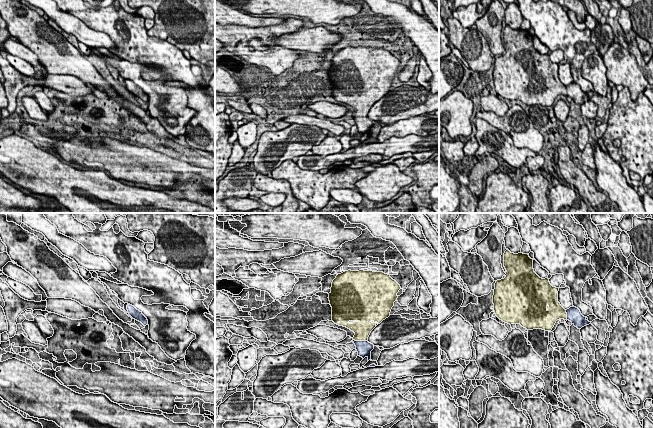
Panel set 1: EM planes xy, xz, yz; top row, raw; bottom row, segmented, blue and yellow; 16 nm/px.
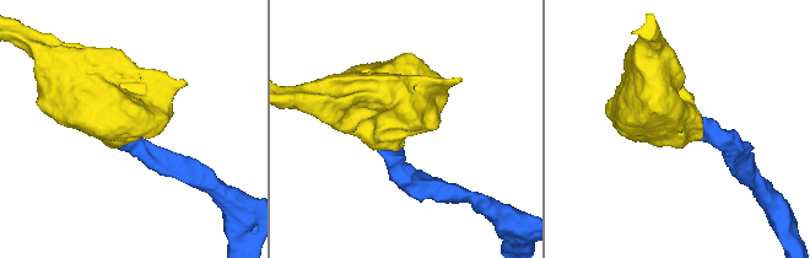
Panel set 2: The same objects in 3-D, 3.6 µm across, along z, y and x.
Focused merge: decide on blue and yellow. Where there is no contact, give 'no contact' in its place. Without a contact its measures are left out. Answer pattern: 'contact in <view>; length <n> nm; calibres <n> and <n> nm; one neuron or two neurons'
contact in xz; length 190 nm; calibres 240 and 280 nm; one neuron

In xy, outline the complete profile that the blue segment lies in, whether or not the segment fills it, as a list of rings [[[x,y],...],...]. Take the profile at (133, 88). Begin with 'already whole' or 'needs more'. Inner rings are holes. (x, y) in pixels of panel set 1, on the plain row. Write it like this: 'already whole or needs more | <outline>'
already whole | [[[127,81],[127,86],[128,86],[129,91],[133,95],[141,98],[144,102],[148,101],[147,94],[142,90],[142,88],[140,88],[139,86],[137,86],[134,82]]]

